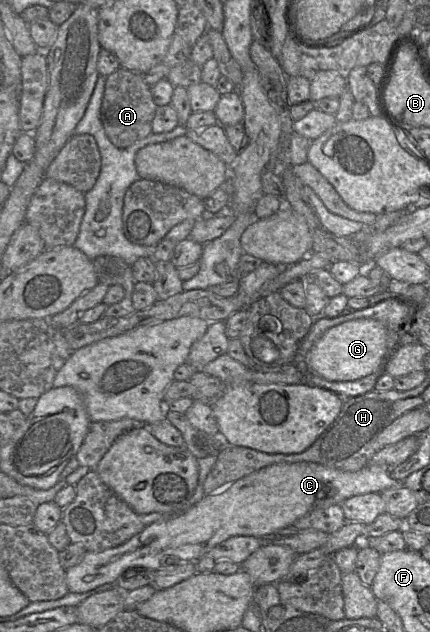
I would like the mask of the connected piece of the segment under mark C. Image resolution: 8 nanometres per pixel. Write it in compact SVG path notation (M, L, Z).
M314 462L279 463L257 470L225 488L205 495L204 498L186 511L167 516L154 522L129 539L127 542L99 552L87 551L78 565L66 570L66 583L69 592L84 593L105 584L115 584L126 570L147 568L157 571L164 565L177 562L197 562L211 549L234 536L253 536L263 538L275 531L290 527L296 520L313 509L341 505L345 500L361 494L381 493L389 488L405 488L403 481L390 477L390 468L369 463L356 472L342 471Z

